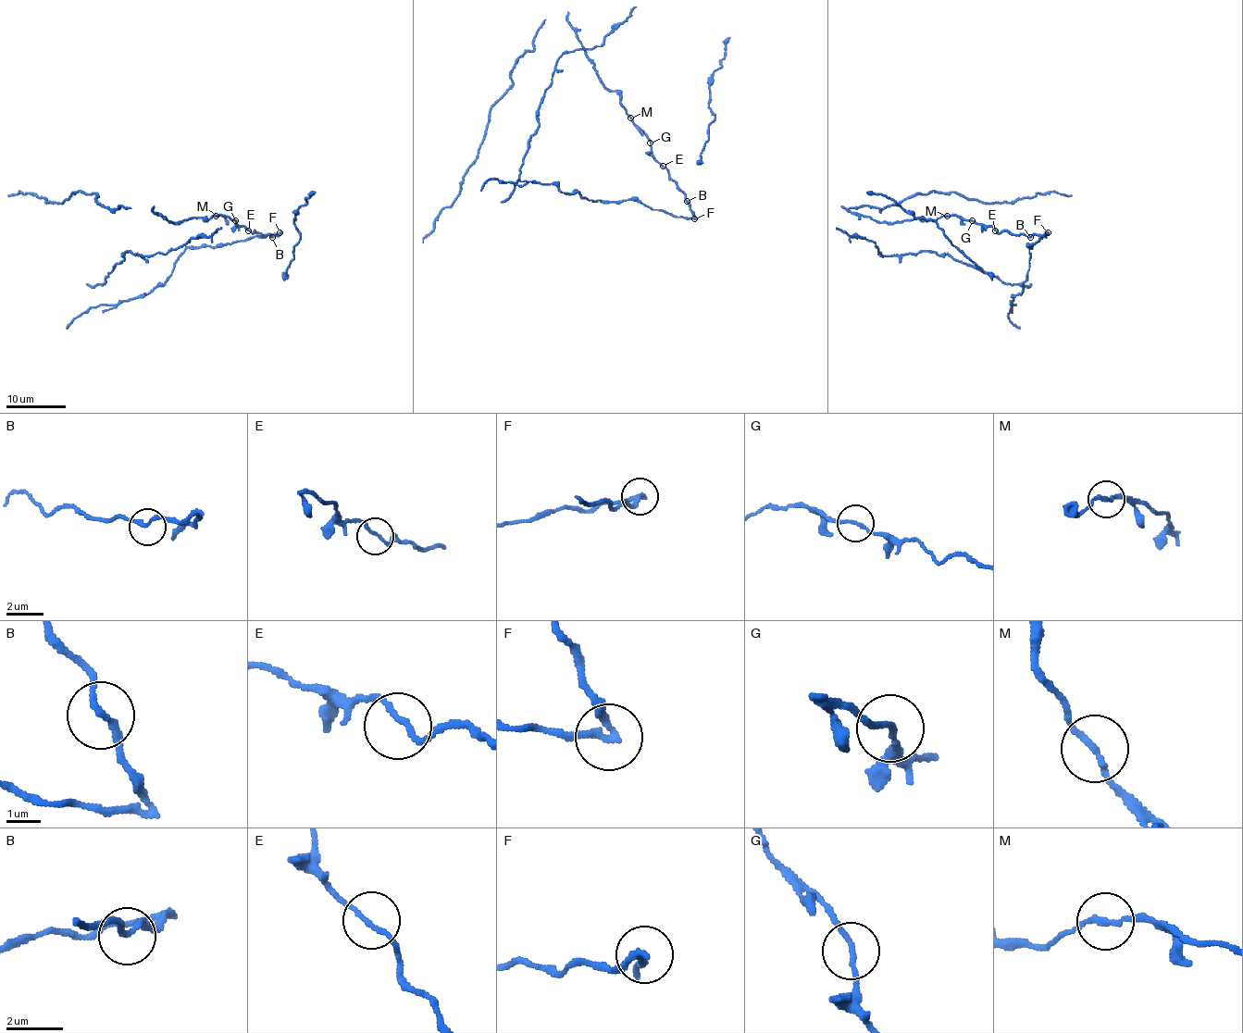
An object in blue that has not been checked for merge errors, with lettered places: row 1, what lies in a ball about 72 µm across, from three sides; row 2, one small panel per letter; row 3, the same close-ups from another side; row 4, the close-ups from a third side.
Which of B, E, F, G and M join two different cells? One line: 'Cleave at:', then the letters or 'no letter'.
Cleave at: F, M

